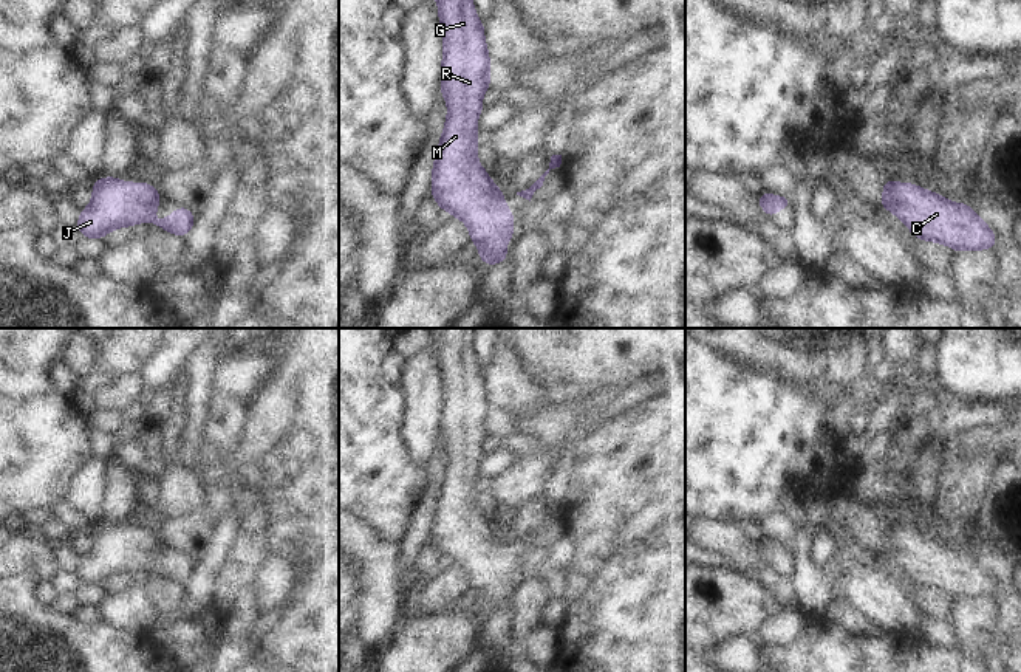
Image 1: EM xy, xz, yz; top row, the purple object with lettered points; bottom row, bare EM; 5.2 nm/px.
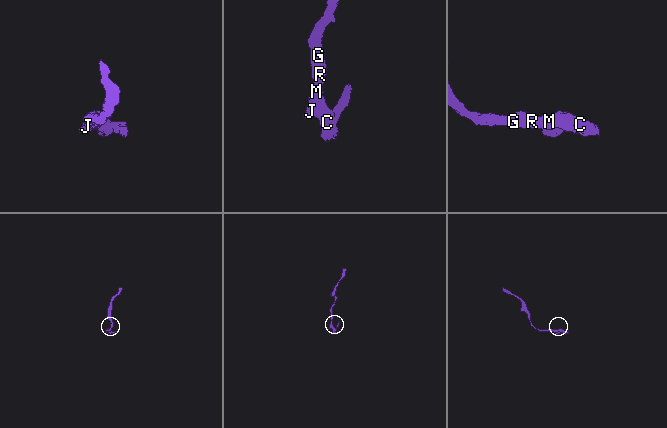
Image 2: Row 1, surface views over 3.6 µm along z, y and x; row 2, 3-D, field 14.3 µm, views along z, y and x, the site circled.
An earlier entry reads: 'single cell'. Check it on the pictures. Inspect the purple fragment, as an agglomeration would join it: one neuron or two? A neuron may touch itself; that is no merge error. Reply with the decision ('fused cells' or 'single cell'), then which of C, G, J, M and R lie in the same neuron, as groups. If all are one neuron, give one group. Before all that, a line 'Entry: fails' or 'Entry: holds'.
Entry: holds
single cell; groups C G J M R

